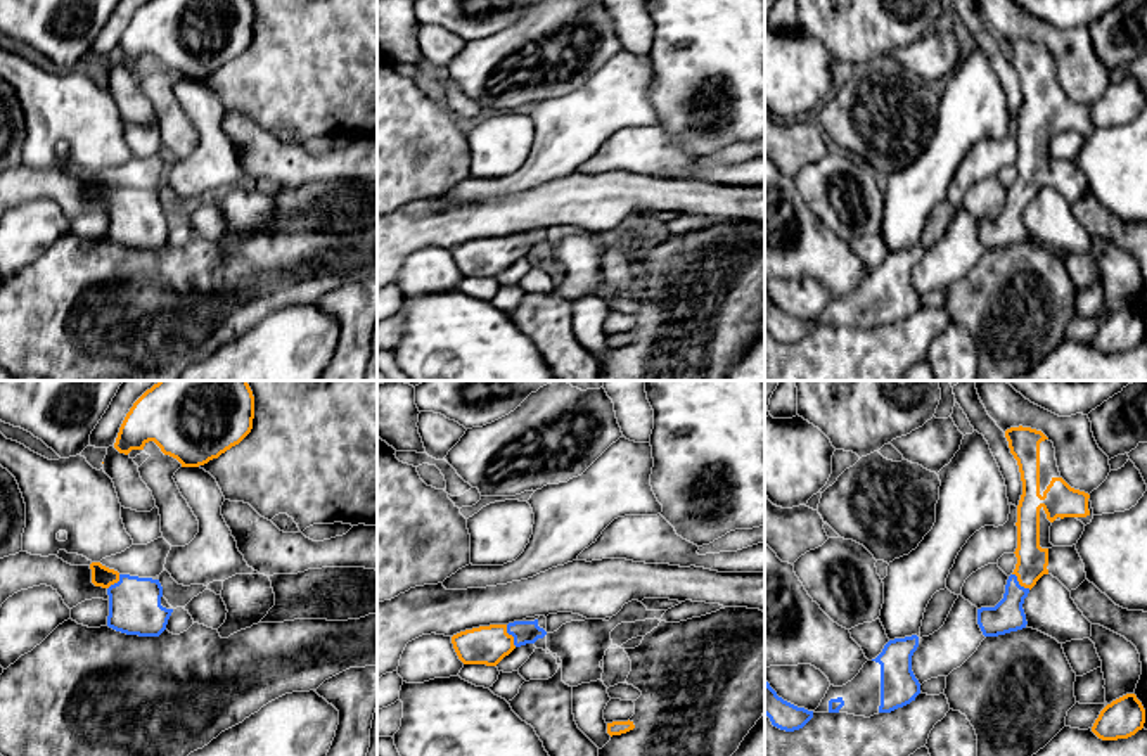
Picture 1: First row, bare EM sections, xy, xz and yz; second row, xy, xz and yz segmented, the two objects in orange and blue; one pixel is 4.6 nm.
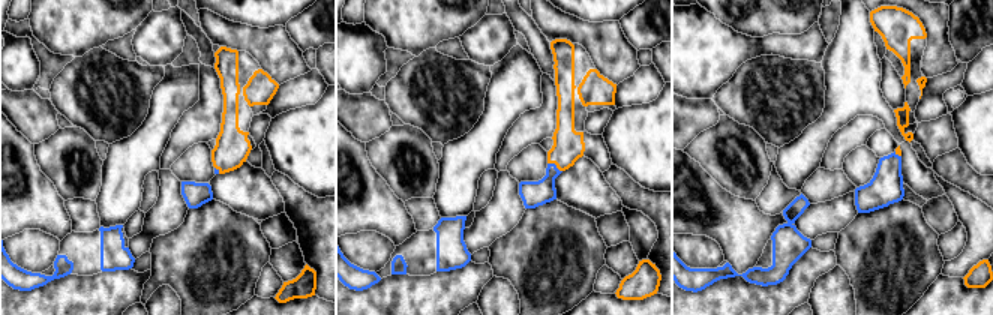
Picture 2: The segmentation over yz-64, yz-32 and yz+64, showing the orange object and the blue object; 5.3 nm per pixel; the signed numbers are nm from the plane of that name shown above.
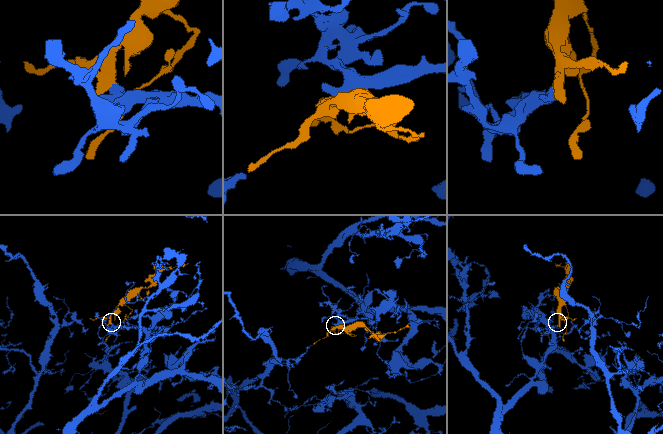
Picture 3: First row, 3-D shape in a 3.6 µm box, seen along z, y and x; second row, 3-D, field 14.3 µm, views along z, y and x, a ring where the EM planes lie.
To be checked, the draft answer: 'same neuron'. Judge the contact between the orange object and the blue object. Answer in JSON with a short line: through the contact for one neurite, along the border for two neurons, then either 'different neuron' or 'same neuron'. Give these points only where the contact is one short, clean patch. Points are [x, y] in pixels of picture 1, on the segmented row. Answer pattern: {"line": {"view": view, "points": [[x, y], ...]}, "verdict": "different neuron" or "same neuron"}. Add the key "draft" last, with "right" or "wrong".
{"line": {"view": "xz", "points": [[488, 646], [511, 635], [525, 632]]}, "verdict": "same neuron", "draft": "right"}

